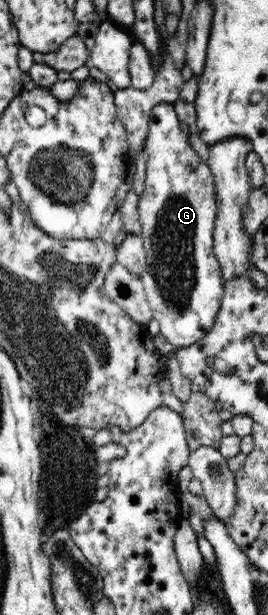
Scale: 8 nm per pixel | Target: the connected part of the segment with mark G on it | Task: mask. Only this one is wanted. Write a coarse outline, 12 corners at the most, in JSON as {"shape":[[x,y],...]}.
{"shape":[[177,104],[150,114],[137,210],[160,336],[206,337],[217,198]]}

